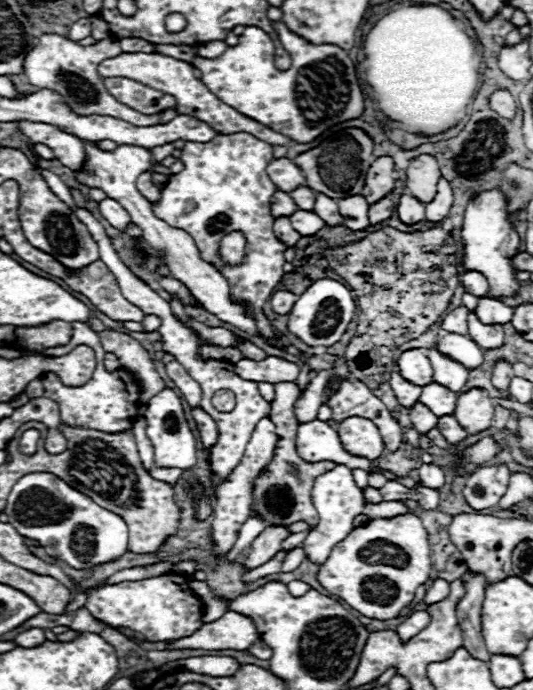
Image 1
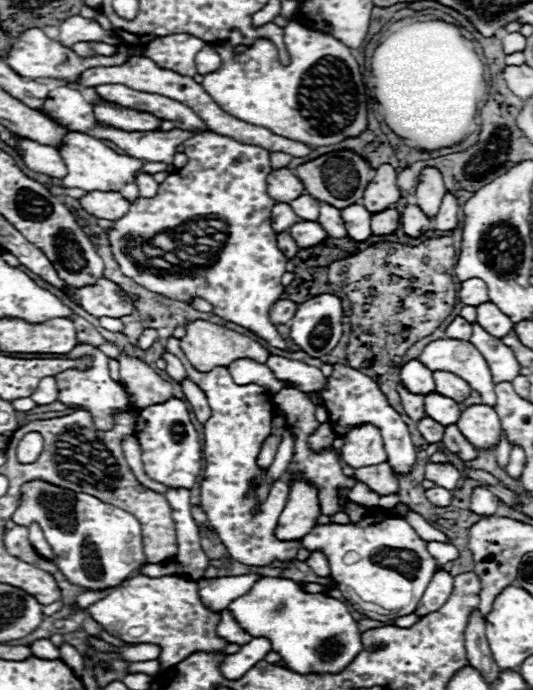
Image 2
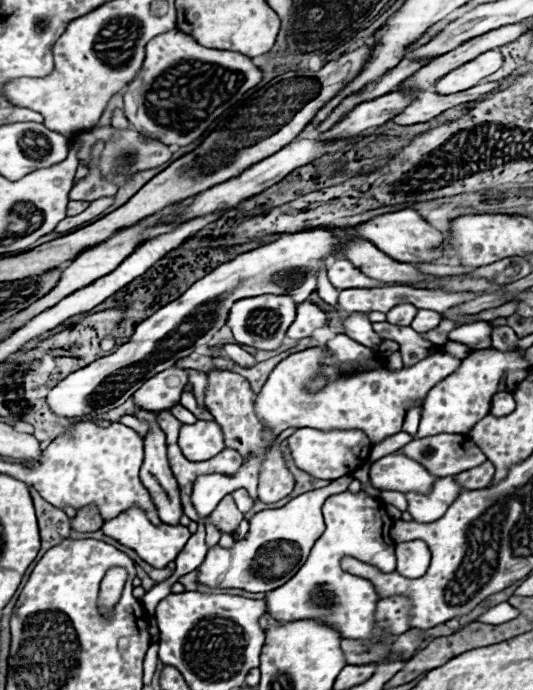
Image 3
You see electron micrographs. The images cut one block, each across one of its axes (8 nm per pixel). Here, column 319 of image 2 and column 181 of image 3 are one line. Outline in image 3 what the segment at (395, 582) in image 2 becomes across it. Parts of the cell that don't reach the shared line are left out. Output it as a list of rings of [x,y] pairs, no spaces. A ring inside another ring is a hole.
[[[130,506],[122,514],[118,514],[116,518],[106,520],[102,526],[102,532],[106,536],[110,536],[112,540],[120,542],[122,546],[136,550],[136,554],[154,568],[166,568],[166,564],[172,562],[180,554],[180,550],[184,548],[184,544],[188,540],[188,528],[186,526],[170,526],[170,524],[154,526],[154,524],[150,524],[146,512],[140,510],[138,506]]]

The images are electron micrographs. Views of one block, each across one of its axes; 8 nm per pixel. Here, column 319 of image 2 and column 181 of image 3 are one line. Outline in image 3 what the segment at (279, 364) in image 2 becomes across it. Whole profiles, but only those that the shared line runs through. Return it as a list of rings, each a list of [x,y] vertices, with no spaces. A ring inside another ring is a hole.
[[[168,368],[146,380],[146,384],[142,384],[138,392],[134,392],[134,404],[150,412],[168,410],[180,402],[180,394],[186,384],[188,384],[188,370]]]

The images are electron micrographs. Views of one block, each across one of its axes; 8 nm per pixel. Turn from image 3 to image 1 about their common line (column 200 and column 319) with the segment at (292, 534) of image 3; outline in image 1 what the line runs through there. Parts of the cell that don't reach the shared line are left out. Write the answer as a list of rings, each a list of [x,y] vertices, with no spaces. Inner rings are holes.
[[[400,514],[394,518],[374,518],[358,526],[340,540],[324,564],[318,566],[318,582],[330,594],[340,596],[346,604],[368,618],[390,620],[408,606],[416,588],[430,578],[430,542],[416,514]]]

